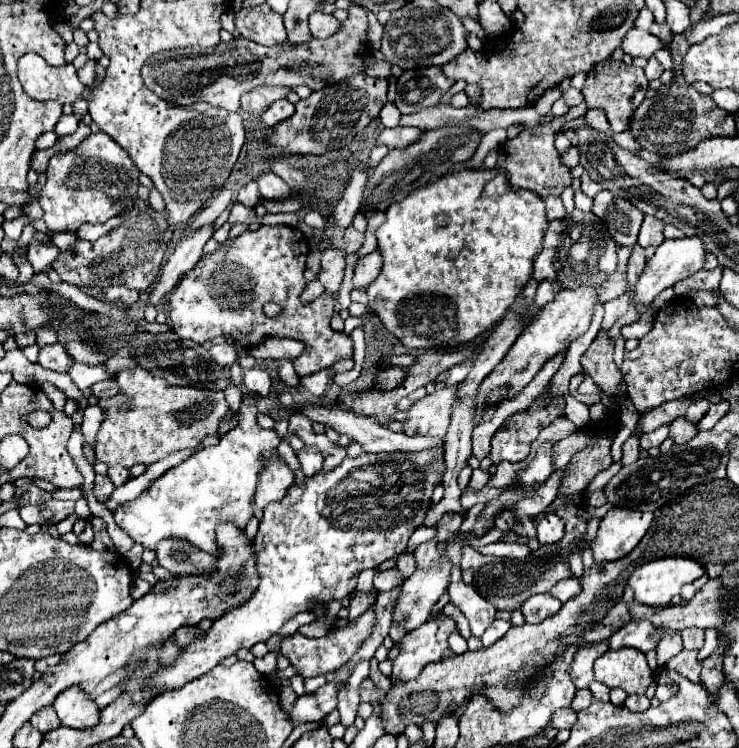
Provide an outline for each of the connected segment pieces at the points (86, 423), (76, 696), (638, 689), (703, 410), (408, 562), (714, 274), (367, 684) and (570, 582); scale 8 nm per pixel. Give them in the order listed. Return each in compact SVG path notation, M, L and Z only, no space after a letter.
M89 406L85 408L85 416L83 416L83 424L81 424L81 432L85 436L85 440L93 446L97 430L101 426L101 422L105 420L105 410L99 406Z
M79 686L63 690L53 702L53 708L57 712L61 726L85 730L99 724L99 714L101 714L99 706Z
M619 648L619 650L607 650L603 656L597 658L595 680L609 686L609 688L623 688L631 696L631 694L645 694L647 686L655 680L655 672L647 666L645 654L641 650Z
M703 398L703 400L695 400L695 402L689 406L685 418L687 418L689 422L699 422L699 420L707 414L709 406L711 406L711 402L709 402L707 398Z
M399 554L397 556L397 570L403 578L409 578L409 574L413 574L413 570L417 568L413 554Z
M717 266L713 270L702 269L673 286L677 296L688 295L694 290L717 290L722 276L723 267Z
M367 678L363 684L361 684L361 688L359 688L359 696L361 696L361 700L363 702L373 702L373 700L383 700L383 694L375 688L375 684Z
M565 578L565 580L559 580L551 590L549 594L553 598L557 598L559 602L567 602L569 598L577 596L581 592L581 586L579 586L579 580L577 578Z

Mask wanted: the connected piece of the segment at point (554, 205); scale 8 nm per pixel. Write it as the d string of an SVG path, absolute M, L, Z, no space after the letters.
M549 196L545 200L545 208L547 208L547 218L549 220L559 220L559 218L565 218L565 208L563 208L563 202L559 196Z

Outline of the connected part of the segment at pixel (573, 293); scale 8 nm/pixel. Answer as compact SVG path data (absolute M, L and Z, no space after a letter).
M617 246L617 268L615 272L611 274L597 274L597 278L593 278L591 284L585 284L585 286L579 286L577 290L561 290L557 294L557 298L539 308L533 322L523 330L523 334L517 338L517 342L511 346L511 350L505 354L505 358L497 364L497 368L481 382L481 388L479 388L479 396L477 396L477 410L473 414L473 422L479 424L481 420L483 422L489 422L493 412L495 412L495 406L493 408L485 408L485 398L497 388L497 386L503 386L503 384L509 384L509 394L507 394L507 400L513 398L521 388L525 388L531 378L543 368L543 364L547 360L551 360L555 354L559 352L565 352L569 348L569 344L587 332L589 324L591 324L591 318L593 318L593 312L595 312L595 306L597 304L605 304L613 298L619 298L625 294L627 290L627 262L629 262L629 256L631 256L631 250L633 248L627 248L627 246Z

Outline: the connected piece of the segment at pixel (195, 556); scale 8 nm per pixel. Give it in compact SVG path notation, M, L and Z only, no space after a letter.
M167 538L155 546L157 562L171 574L195 574L215 566L215 556L181 538Z

